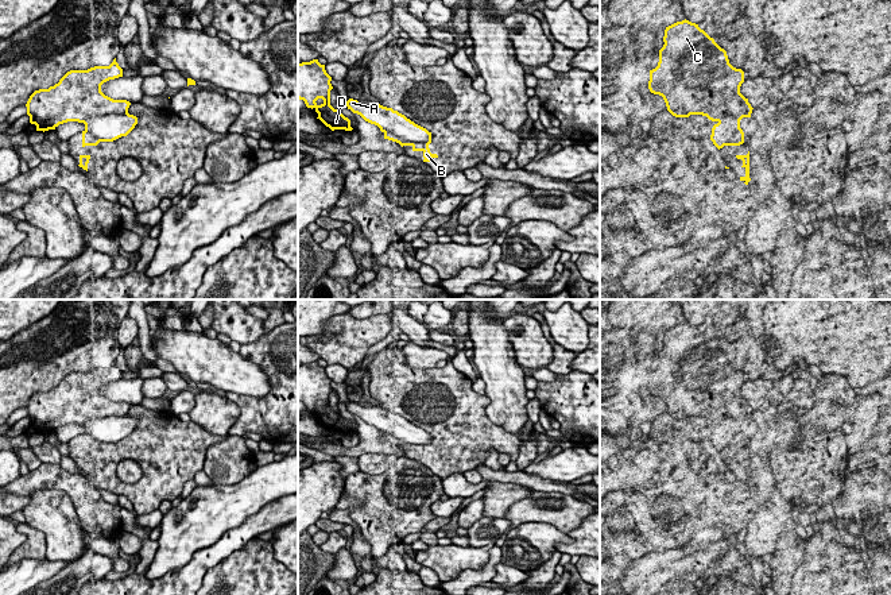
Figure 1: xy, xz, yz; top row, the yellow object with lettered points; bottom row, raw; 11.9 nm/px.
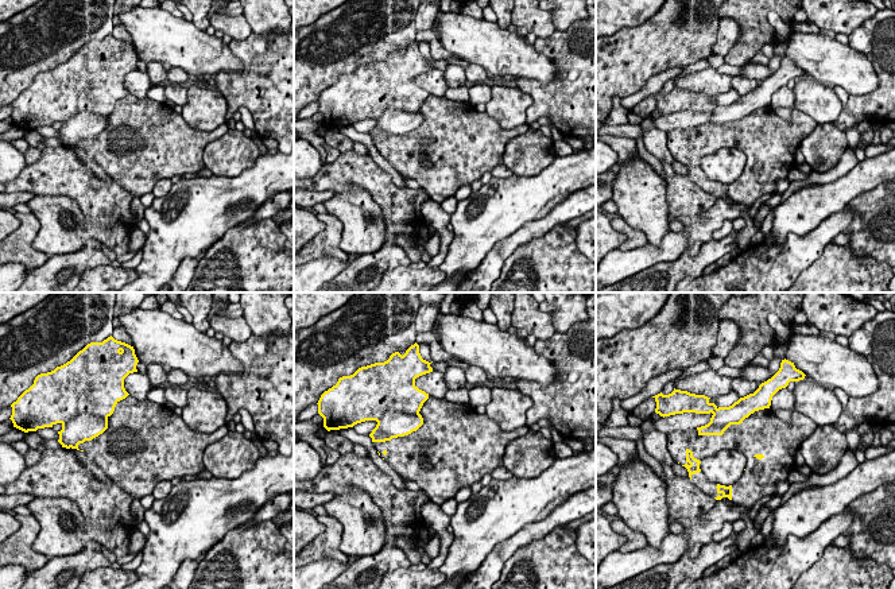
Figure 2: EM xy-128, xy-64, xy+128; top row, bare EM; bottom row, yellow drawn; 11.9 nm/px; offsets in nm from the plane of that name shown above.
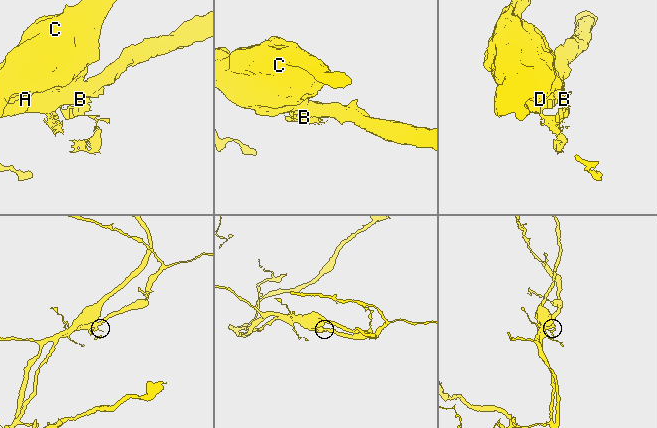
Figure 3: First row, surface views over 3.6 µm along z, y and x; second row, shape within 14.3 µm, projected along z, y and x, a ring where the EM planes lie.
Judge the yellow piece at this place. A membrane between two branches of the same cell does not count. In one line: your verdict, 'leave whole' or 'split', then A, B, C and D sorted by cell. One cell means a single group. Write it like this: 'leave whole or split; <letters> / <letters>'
split; A / B C D

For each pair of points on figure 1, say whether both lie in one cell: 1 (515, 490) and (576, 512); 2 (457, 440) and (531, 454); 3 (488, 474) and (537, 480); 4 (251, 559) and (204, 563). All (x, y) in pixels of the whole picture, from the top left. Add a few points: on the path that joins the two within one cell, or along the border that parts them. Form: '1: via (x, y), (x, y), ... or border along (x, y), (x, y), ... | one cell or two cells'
1: border along (533, 491), (525, 498), (515, 501), (504, 514) | two cells
2: border along (520, 441), (515, 460) | two cells
3: via (500, 475), (525, 479) | one cell
4: border along (246, 543), (214, 564), (201, 580) | two cells

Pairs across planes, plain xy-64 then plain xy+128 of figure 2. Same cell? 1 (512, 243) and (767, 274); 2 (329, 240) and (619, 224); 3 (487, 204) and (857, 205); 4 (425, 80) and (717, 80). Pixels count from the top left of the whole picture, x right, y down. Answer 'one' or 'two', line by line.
1: one
2: one
3: two
4: one

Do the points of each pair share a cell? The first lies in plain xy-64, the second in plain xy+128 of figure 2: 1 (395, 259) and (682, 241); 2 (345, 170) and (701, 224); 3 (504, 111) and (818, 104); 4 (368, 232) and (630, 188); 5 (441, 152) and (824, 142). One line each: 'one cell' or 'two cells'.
1: two cells
2: two cells
3: one cell
4: one cell
5: two cells

